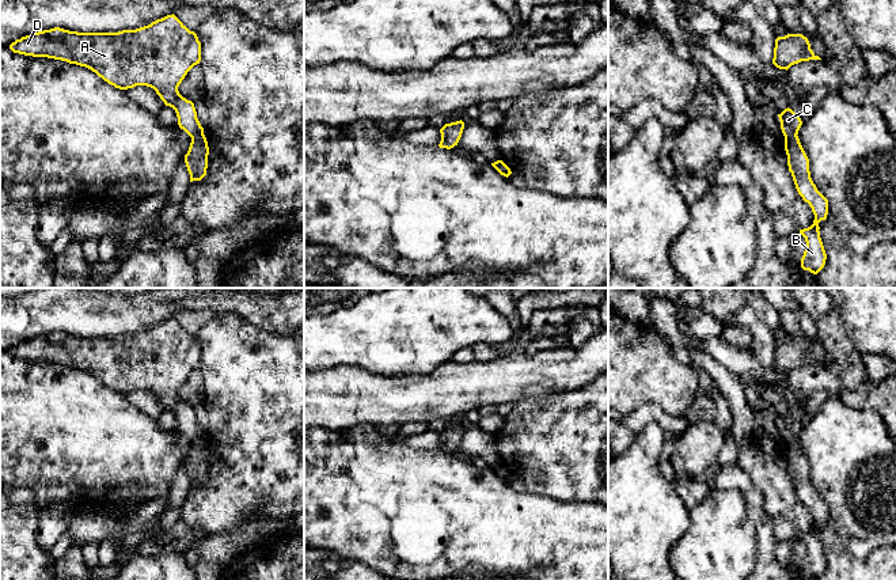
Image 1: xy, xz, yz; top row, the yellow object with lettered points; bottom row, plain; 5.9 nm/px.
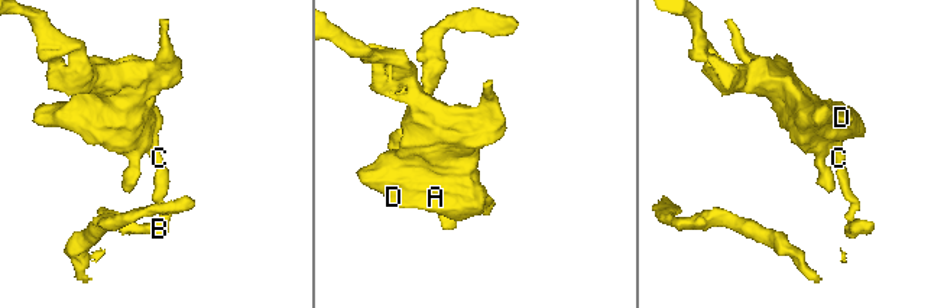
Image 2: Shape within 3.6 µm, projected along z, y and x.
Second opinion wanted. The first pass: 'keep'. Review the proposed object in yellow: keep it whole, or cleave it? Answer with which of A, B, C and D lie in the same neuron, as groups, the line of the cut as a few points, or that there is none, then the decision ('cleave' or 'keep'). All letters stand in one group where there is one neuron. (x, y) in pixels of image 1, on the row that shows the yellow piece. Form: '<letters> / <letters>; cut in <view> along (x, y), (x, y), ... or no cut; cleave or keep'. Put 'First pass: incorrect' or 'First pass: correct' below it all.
A C D / B; cut in xy along (202, 132), (192, 139); cleave
First pass: incorrect

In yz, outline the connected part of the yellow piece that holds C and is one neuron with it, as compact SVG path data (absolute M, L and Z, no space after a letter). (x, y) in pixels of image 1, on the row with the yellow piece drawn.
M785 109L778 117L785 140L798 134L802 121L791 109Z

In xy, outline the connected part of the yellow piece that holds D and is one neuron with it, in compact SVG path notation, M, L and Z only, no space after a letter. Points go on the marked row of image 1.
M174 14L157 19L148 26L136 30L122 30L118 33L77 33L54 27L22 37L12 42L10 49L14 53L24 56L48 57L86 67L119 90L128 90L136 86L151 87L156 91L166 106L175 110L179 128L191 139L204 133L204 128L197 118L194 103L183 98L178 91L178 87L187 72L201 61L201 42L198 41L197 34L190 31Z

